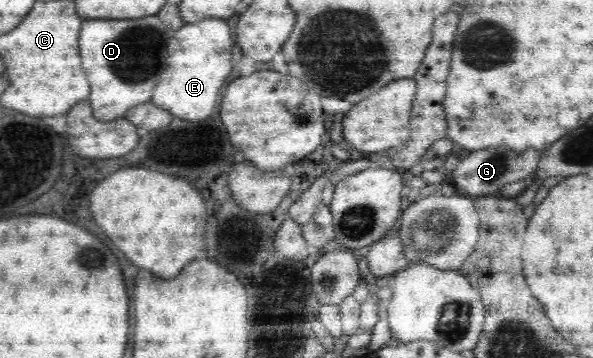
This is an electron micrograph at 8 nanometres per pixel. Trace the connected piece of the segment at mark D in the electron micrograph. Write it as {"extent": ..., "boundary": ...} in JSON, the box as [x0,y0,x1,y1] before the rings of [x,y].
{"extent":[80,16,172,121],"boundary":[[[158,16],[139,19],[86,20],[80,30],[82,64],[92,86],[90,104],[94,118],[110,121],[123,117],[138,104],[148,103],[154,86],[168,66],[168,42],[172,31]]]}

